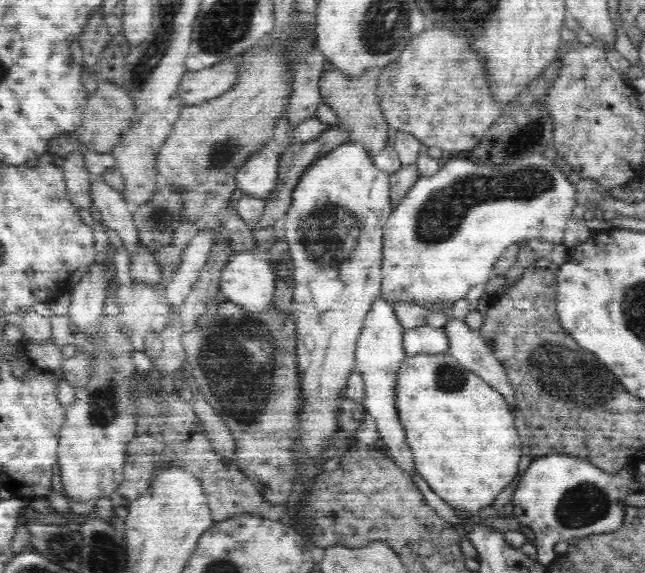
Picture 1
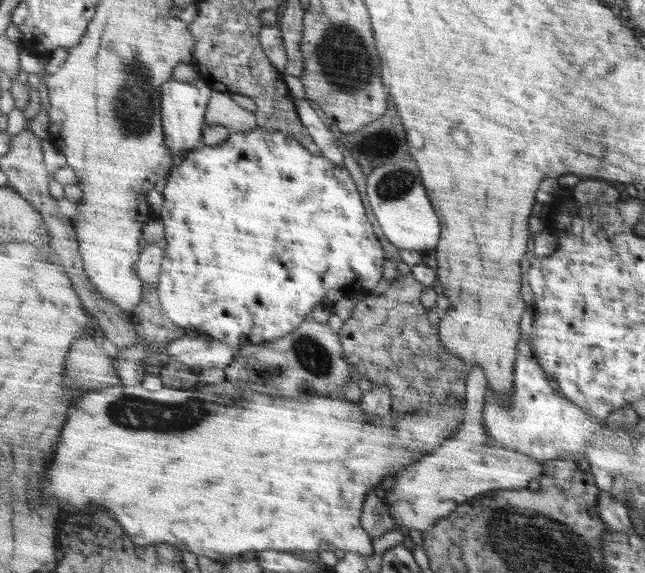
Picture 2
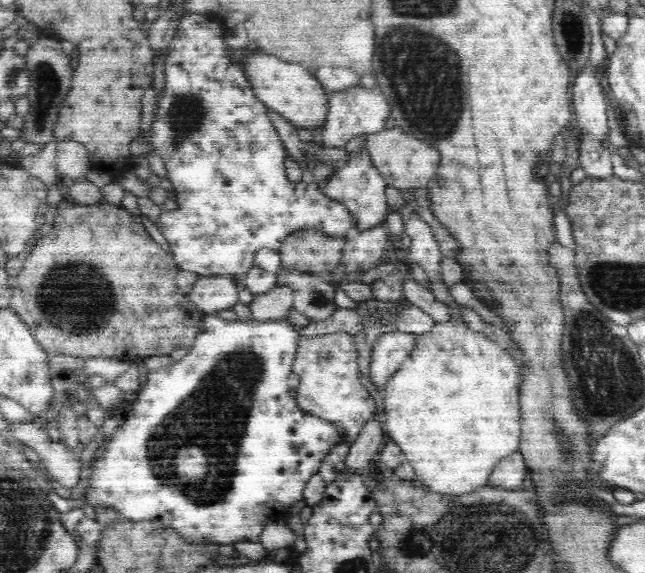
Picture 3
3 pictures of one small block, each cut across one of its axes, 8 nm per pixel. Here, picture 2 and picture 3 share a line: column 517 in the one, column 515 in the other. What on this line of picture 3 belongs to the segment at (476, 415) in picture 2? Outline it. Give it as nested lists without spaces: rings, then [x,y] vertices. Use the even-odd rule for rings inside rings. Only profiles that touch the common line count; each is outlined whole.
[[[519,451],[509,454],[494,468],[487,486],[503,488],[504,490],[520,489],[524,478],[526,478],[526,465],[527,462]]]

